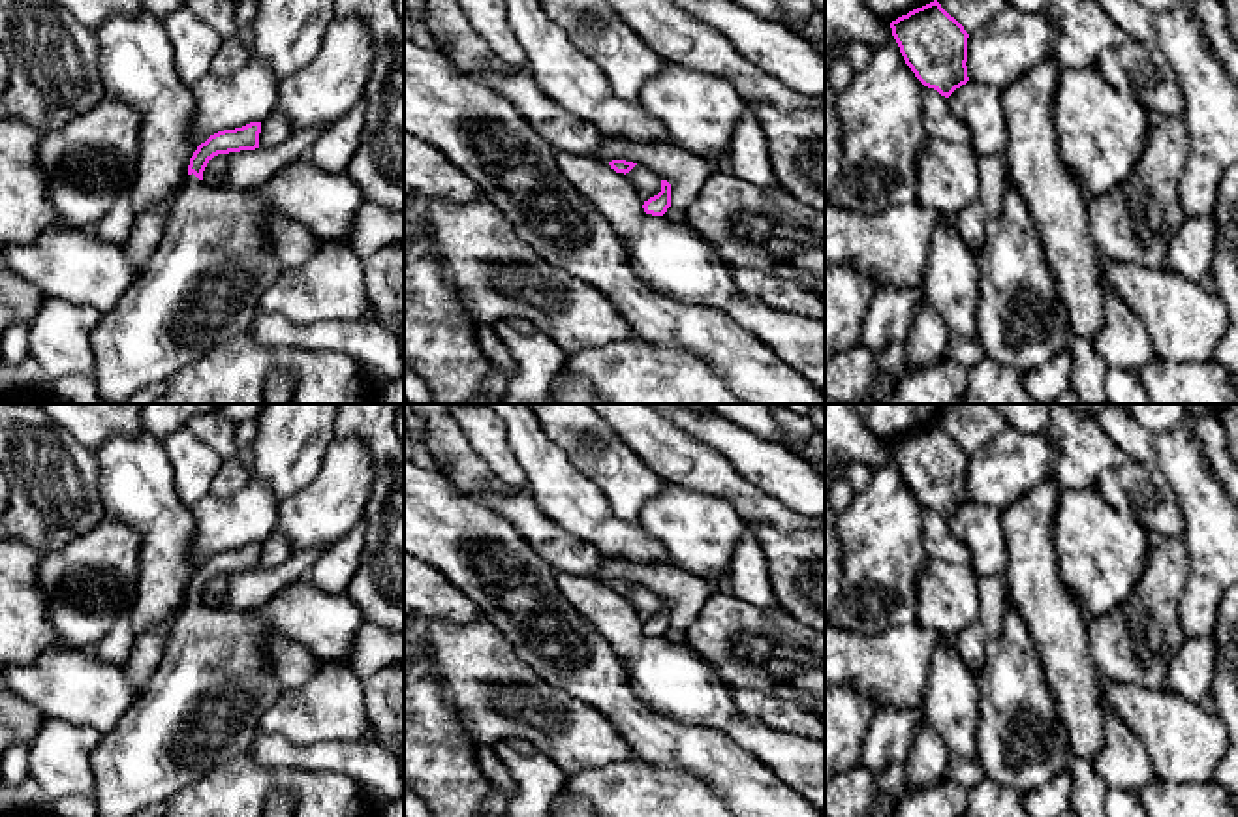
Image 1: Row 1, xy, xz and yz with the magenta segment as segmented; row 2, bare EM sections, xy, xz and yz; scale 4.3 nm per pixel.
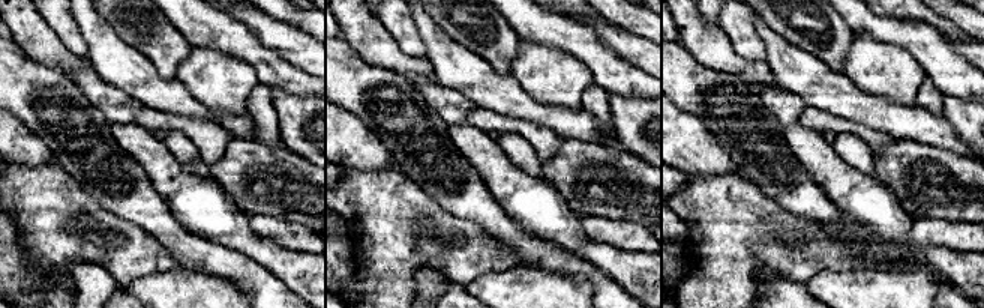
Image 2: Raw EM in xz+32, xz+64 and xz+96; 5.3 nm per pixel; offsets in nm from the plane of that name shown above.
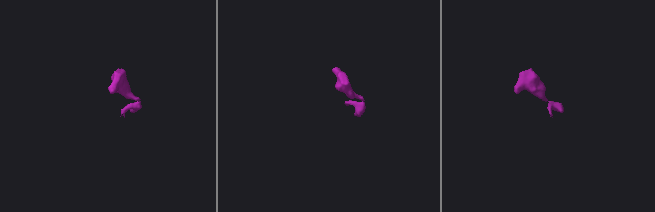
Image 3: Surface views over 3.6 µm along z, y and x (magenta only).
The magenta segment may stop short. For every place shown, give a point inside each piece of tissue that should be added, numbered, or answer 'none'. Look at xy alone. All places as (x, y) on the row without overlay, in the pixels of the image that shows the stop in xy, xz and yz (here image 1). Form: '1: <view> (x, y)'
1: xy (201, 709)

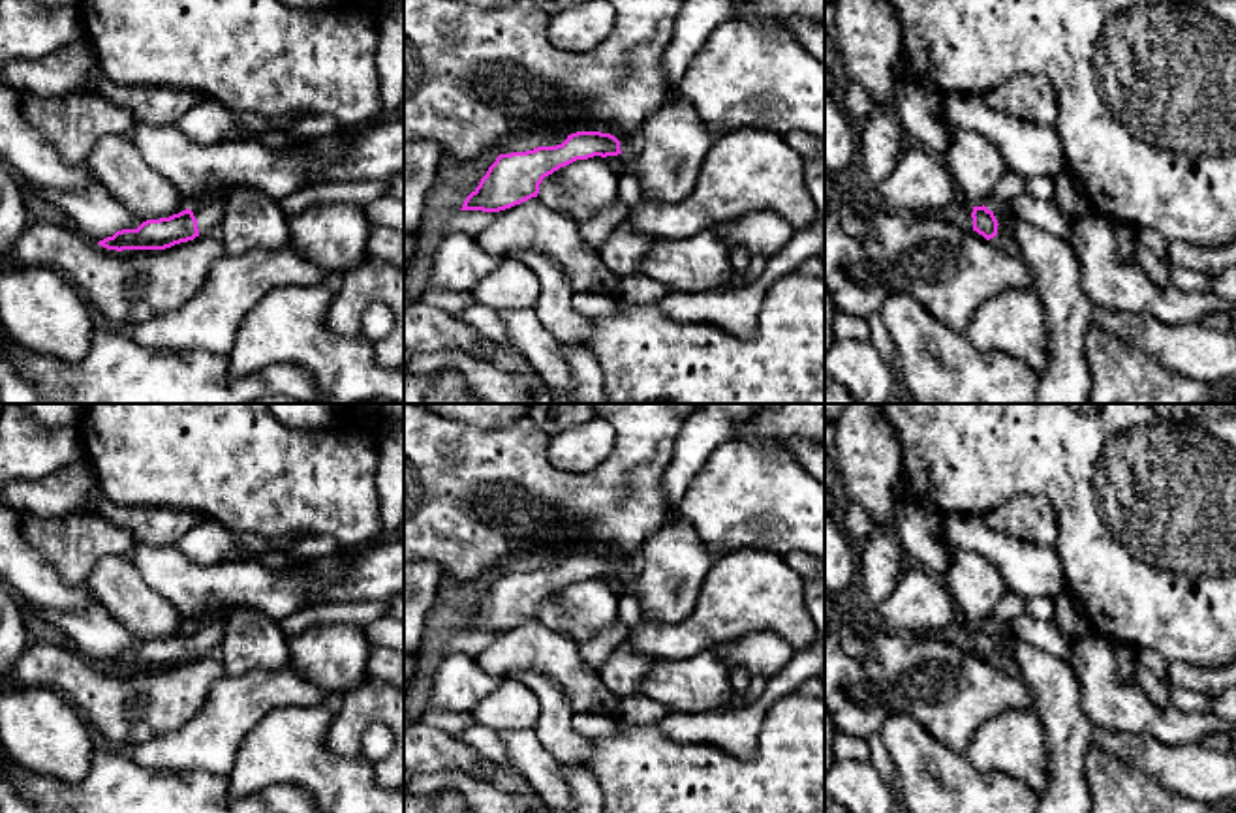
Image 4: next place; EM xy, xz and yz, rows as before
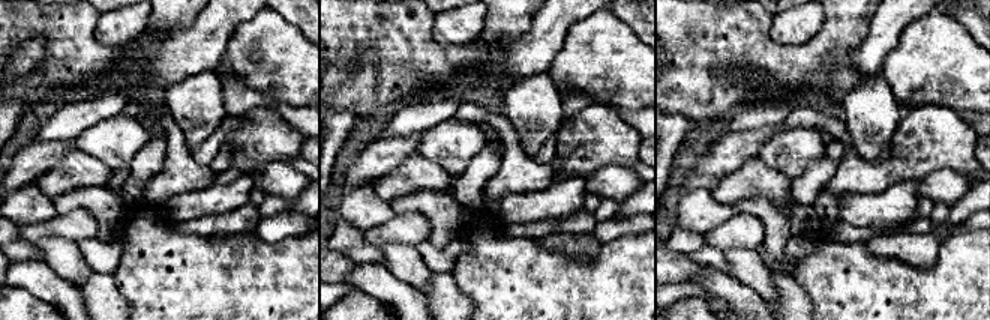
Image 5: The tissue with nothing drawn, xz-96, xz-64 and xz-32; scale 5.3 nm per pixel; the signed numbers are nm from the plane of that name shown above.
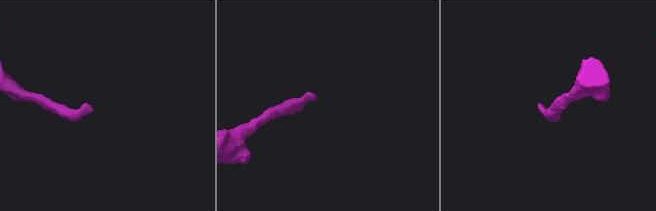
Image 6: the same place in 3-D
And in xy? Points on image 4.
1: xy (209, 633)

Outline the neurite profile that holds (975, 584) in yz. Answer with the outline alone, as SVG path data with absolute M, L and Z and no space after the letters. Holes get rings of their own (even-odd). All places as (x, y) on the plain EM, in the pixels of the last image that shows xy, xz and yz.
M945 528L941 537L950 554L949 567L941 576L956 612L971 627L988 627L996 605L1011 591L1005 578L988 558L956 546L945 533Z

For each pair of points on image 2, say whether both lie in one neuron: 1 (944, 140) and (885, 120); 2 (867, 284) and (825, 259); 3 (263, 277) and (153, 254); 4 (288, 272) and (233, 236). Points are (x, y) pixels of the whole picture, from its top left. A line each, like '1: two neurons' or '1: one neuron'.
1: one neuron
2: two neurons
3: two neurons
4: one neuron

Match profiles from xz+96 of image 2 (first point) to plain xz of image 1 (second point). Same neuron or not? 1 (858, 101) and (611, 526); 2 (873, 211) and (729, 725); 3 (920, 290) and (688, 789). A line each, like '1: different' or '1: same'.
1: same
2: same
3: same

